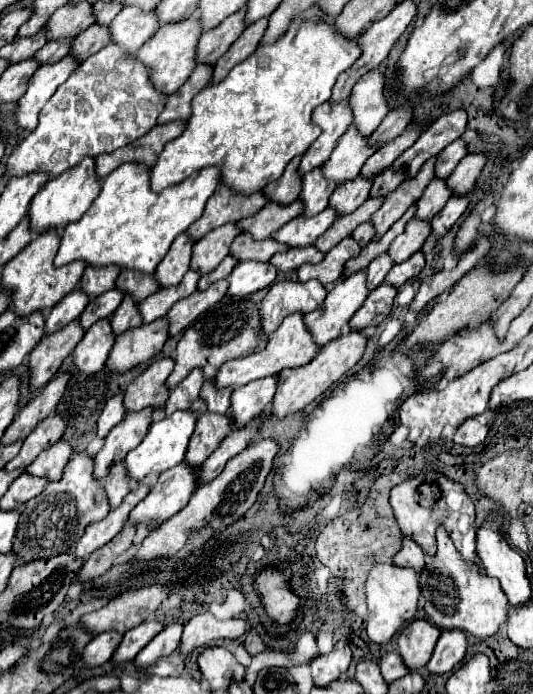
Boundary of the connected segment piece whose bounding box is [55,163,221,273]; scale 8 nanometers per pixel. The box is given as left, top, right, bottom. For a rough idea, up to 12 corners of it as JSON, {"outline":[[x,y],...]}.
{"outline":[[123,163],[65,227],[55,267],[153,273],[221,183],[217,167],[159,193]]}

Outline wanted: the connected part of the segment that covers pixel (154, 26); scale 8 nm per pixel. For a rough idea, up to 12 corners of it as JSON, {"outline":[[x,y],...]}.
{"outline":[[127,5],[111,21],[111,41],[135,55],[161,27],[155,11]]}

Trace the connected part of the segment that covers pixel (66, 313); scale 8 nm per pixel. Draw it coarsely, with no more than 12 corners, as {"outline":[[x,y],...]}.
{"outline":[[81,289],[71,291],[51,309],[45,331],[61,329],[89,303]]}

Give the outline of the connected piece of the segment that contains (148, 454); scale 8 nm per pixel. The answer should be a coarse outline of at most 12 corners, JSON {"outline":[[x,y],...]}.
{"outline":[[197,411],[153,423],[125,457],[141,481],[185,459]]}

